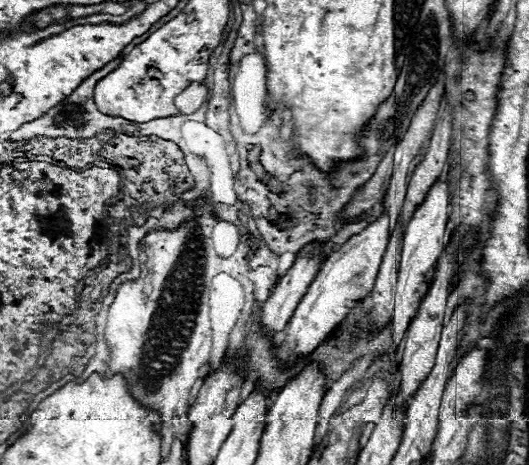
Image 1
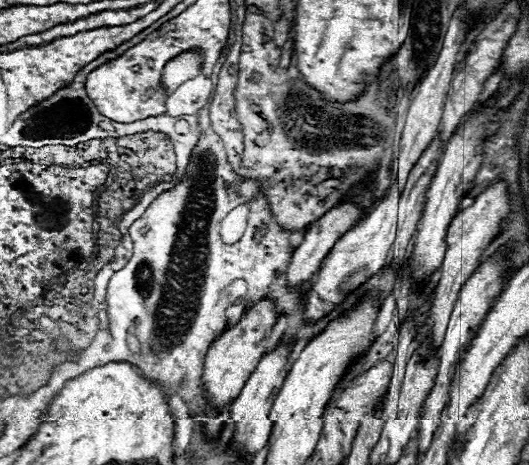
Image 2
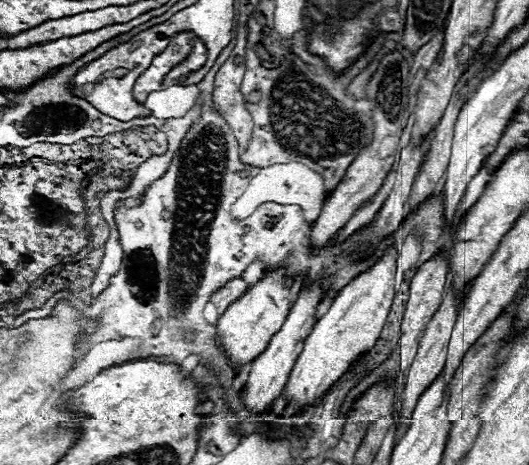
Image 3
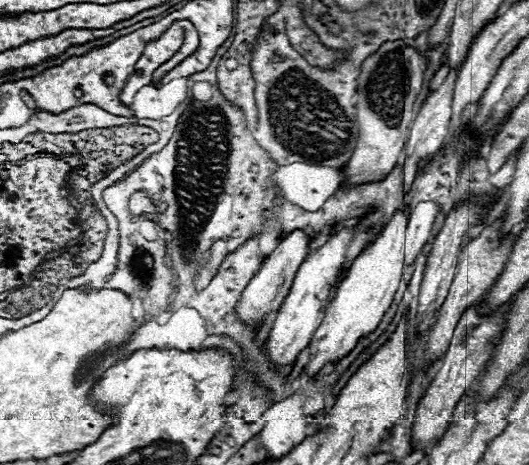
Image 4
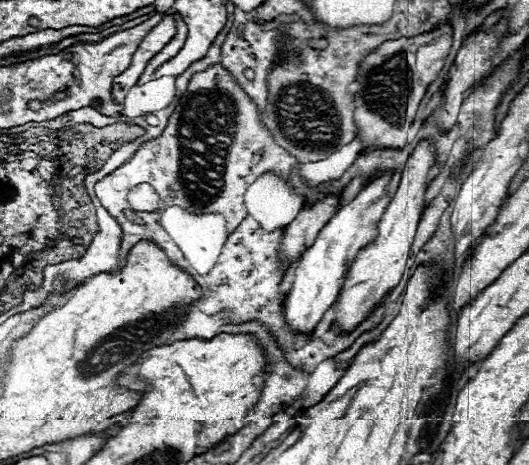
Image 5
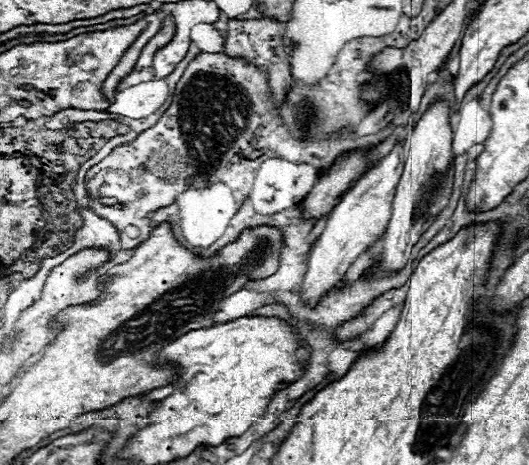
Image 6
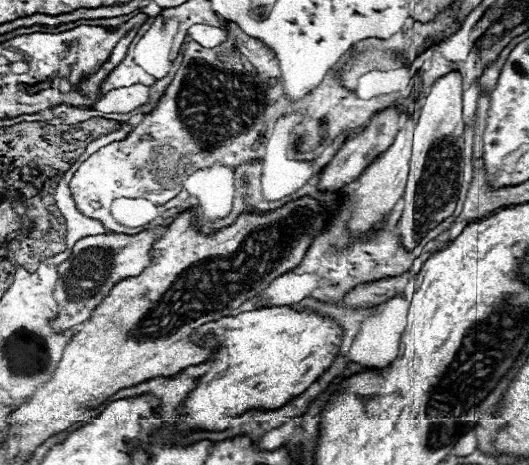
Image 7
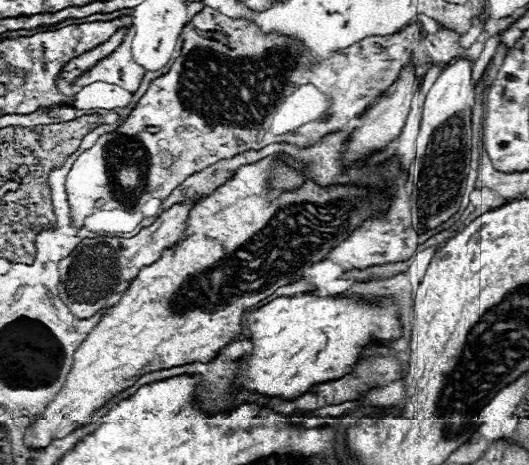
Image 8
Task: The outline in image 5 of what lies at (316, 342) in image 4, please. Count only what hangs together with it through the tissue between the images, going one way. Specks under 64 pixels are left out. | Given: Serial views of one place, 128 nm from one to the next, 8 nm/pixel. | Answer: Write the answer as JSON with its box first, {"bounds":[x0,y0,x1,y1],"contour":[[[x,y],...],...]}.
{"bounds":[332,142,434,334],"contour":[[[420,142],[416,146],[414,154],[406,162],[400,186],[398,186],[392,202],[388,204],[384,216],[380,218],[376,240],[372,240],[358,252],[356,260],[352,262],[352,268],[348,270],[348,276],[340,288],[336,316],[332,322],[332,326],[336,326],[340,332],[346,332],[346,334],[352,332],[362,320],[366,320],[372,314],[372,310],[384,300],[384,296],[388,296],[390,290],[400,282],[418,222],[422,218],[424,194],[428,188],[426,178],[428,178],[428,170],[432,166],[434,166],[432,142]]]}

